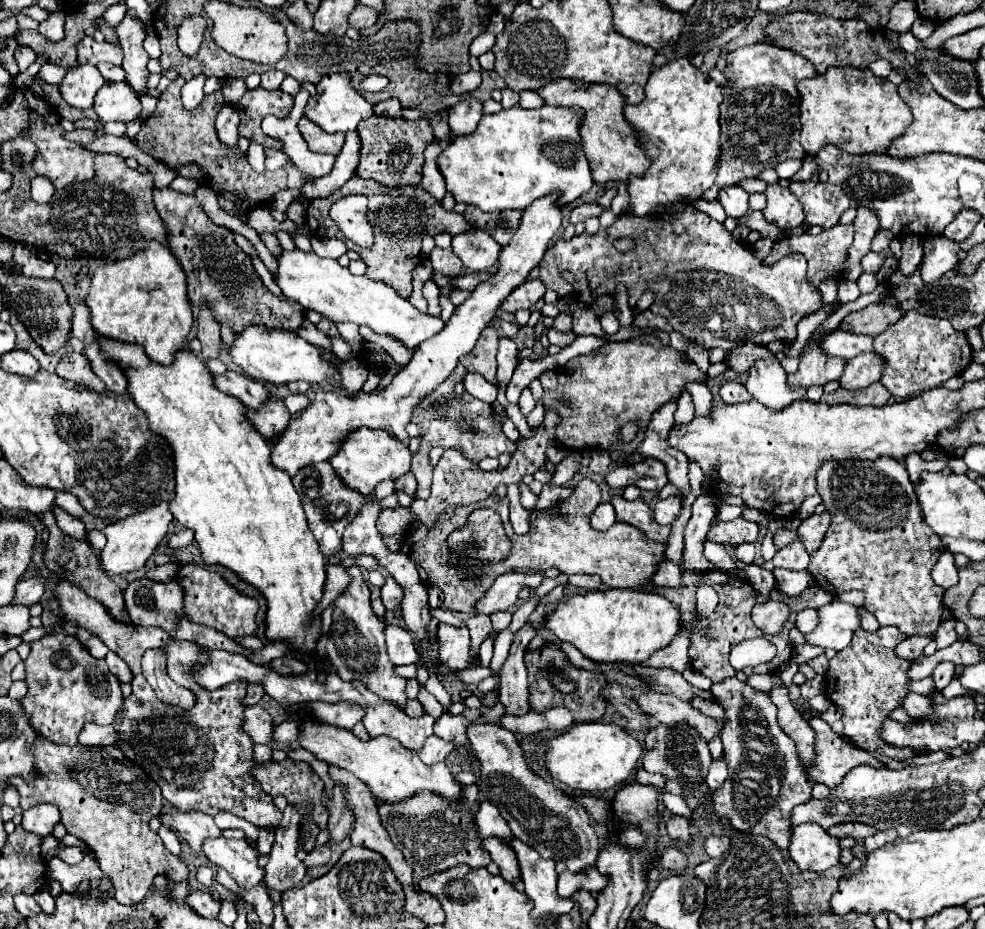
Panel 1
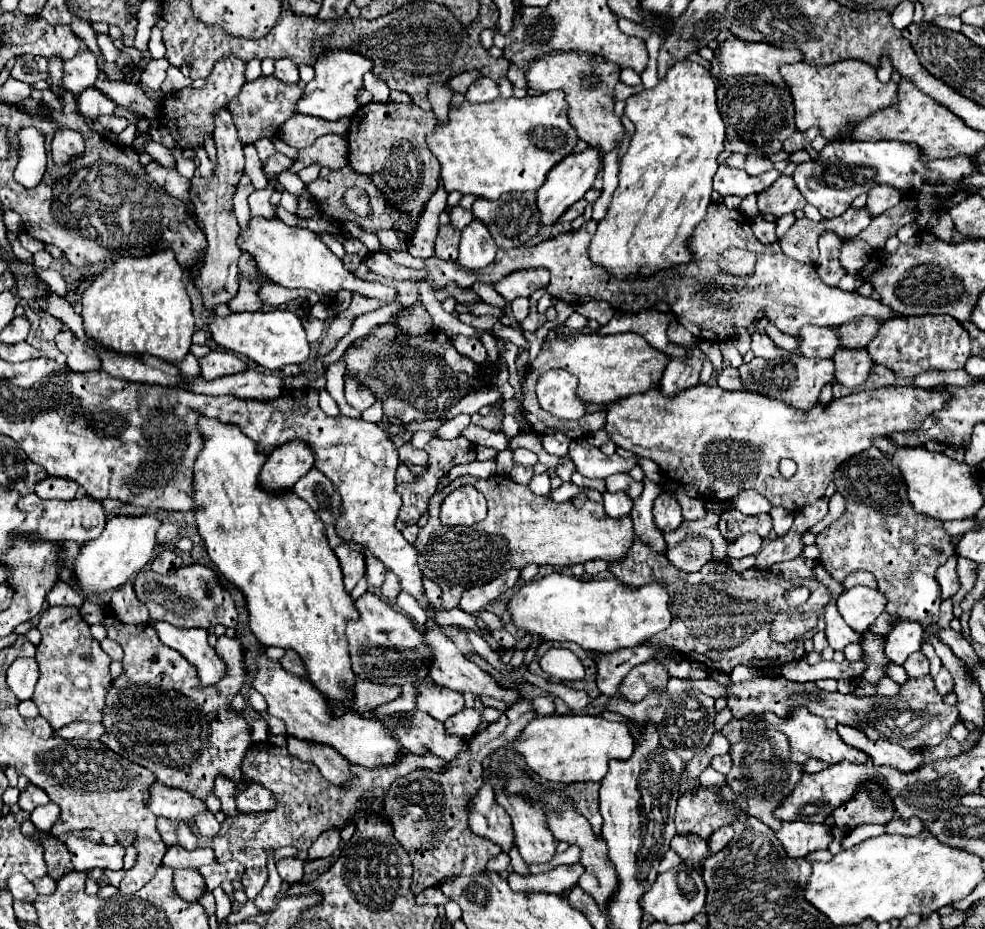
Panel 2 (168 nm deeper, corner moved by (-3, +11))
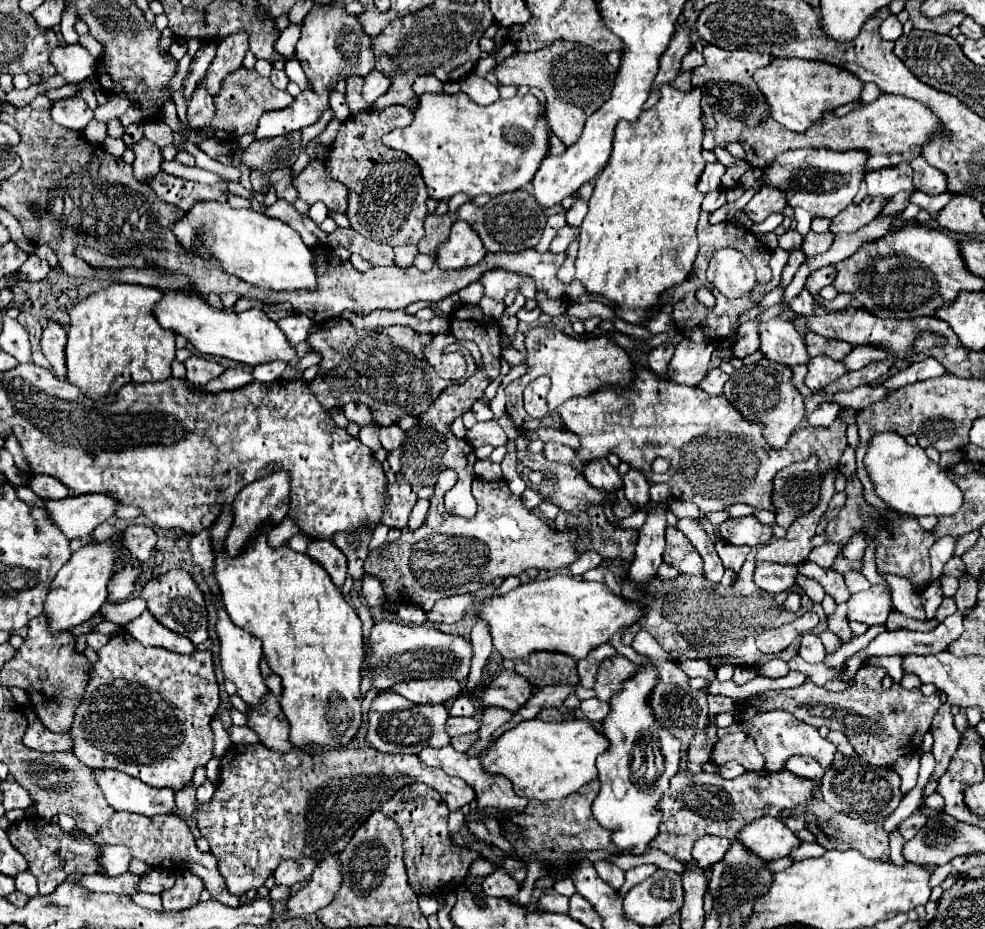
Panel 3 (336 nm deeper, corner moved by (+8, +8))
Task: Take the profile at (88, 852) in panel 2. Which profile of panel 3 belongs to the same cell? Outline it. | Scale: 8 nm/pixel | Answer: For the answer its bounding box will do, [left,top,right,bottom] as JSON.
[100,845,132,877]

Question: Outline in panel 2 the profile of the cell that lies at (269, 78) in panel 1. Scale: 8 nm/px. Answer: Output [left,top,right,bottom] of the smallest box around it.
[273,60,299,84]

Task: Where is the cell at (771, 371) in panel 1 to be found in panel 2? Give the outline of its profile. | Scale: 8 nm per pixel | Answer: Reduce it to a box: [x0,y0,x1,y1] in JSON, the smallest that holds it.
[751,332,791,360]

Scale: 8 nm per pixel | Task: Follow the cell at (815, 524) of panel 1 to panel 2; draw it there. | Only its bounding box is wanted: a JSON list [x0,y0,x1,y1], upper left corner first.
[829,494,845,522]

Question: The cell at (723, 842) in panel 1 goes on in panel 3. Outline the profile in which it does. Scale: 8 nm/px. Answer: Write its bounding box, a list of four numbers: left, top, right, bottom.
[692,835,730,869]

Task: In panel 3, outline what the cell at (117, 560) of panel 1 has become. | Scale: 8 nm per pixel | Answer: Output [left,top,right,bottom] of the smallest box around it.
[44,543,124,635]

